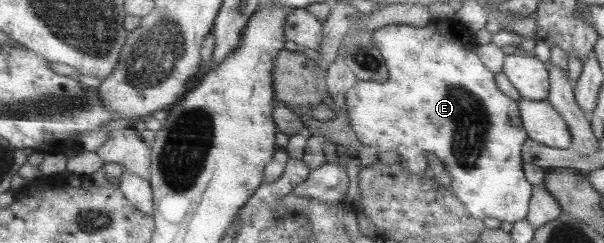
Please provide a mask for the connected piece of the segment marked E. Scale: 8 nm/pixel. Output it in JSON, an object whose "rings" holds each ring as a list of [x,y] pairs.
{"rings":[[[440,19],[433,20],[427,23],[427,25],[422,27],[411,26],[407,24],[390,24],[379,28],[373,32],[373,46],[377,47],[383,53],[385,57],[387,66],[389,67],[390,76],[389,80],[386,81],[359,81],[355,87],[351,88],[347,93],[348,112],[349,112],[349,122],[353,126],[353,130],[357,132],[360,145],[365,144],[373,147],[378,154],[383,152],[395,152],[397,158],[399,159],[399,165],[405,167],[410,174],[418,175],[423,178],[432,178],[432,171],[428,168],[426,155],[433,154],[439,162],[443,165],[445,171],[451,178],[450,190],[457,196],[461,205],[465,207],[468,214],[477,220],[485,220],[487,218],[493,218],[499,222],[515,223],[526,219],[528,214],[528,203],[530,197],[532,196],[533,187],[527,182],[524,177],[522,170],[522,162],[520,156],[520,148],[523,141],[527,139],[526,131],[522,126],[522,120],[520,119],[520,114],[518,111],[517,102],[511,100],[508,96],[505,96],[503,92],[499,92],[497,85],[495,84],[494,73],[487,70],[487,66],[483,66],[483,63],[479,60],[479,57],[475,56],[475,52],[467,46],[471,46],[471,42],[467,44],[461,42],[461,38],[457,38],[453,32],[439,32],[439,30],[449,30],[451,28],[452,19]]]}

